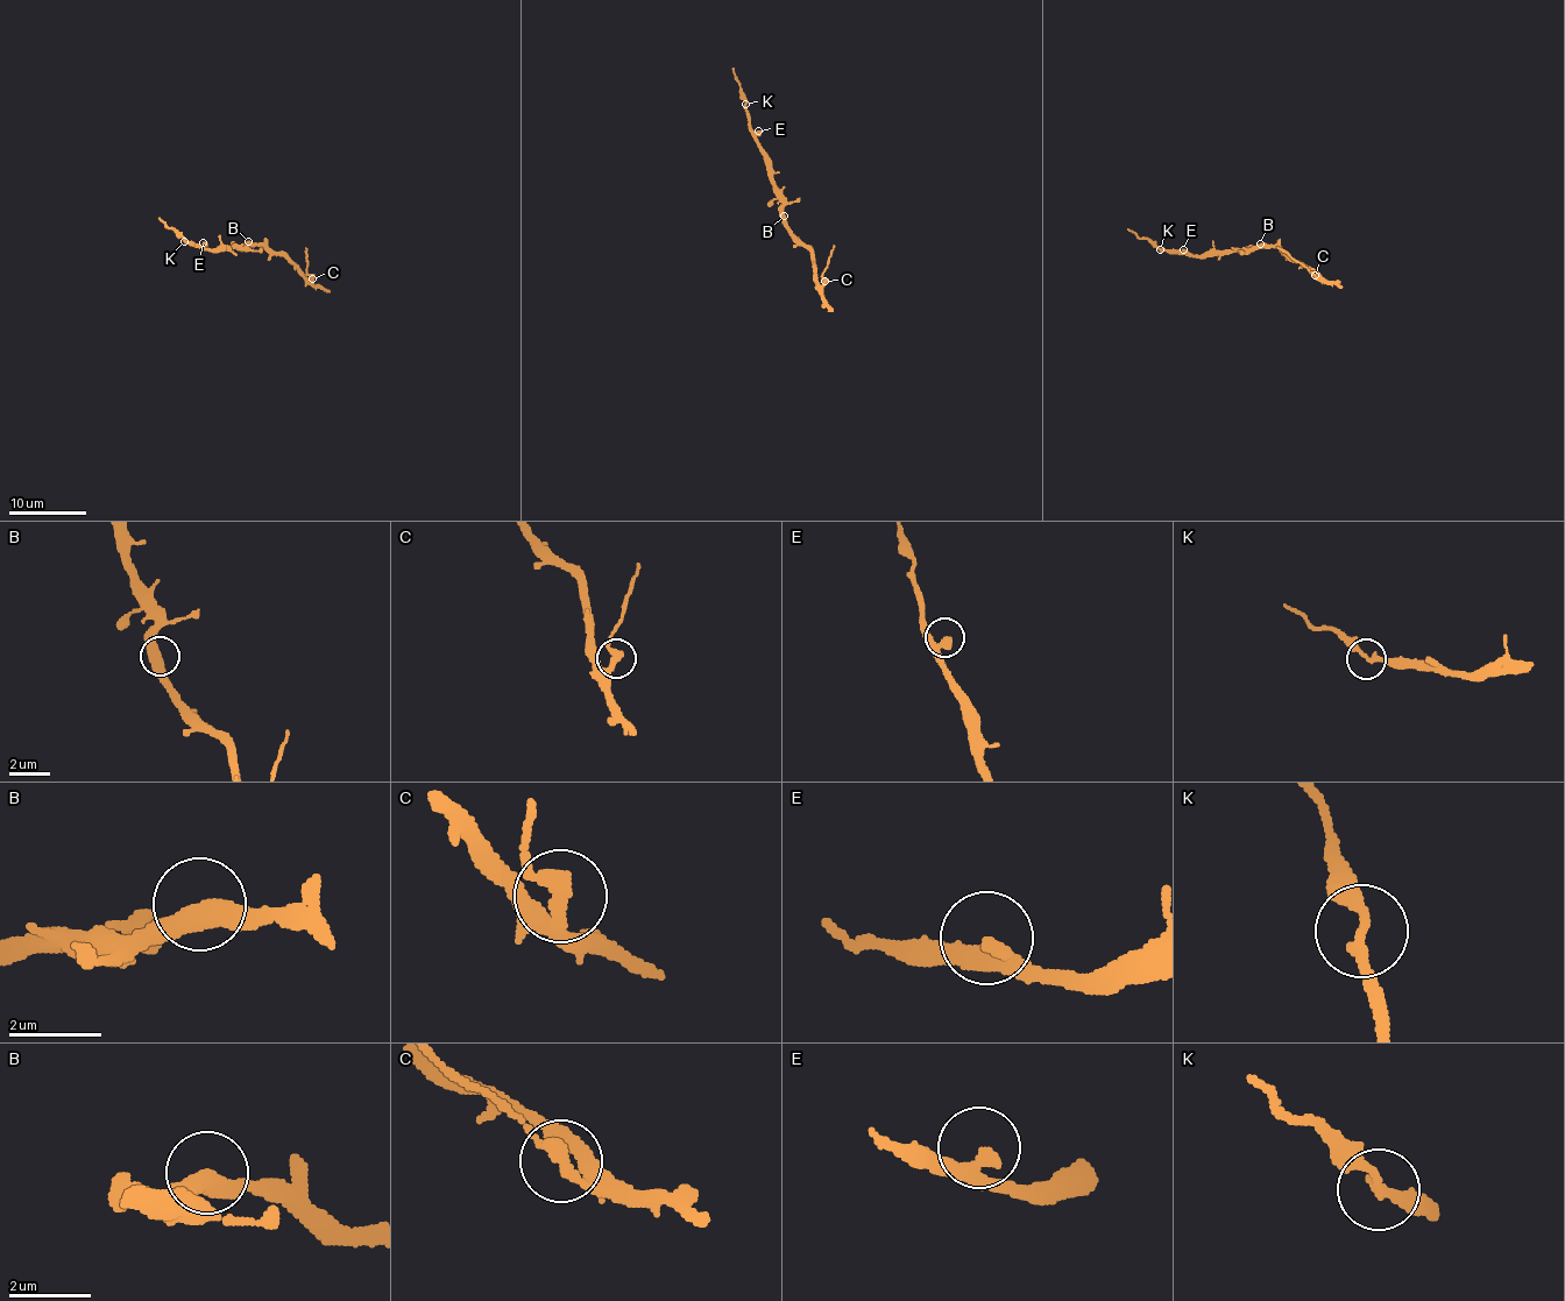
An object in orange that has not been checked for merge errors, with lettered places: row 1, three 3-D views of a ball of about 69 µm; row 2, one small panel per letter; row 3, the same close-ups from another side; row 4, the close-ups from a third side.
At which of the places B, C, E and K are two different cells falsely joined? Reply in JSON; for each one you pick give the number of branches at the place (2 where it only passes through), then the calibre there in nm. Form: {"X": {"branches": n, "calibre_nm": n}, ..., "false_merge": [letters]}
{"C": {"branches": 2, "calibre_nm": 320}, "K": {"branches": 2, "calibre_nm": 200}, "false_merge": ["C", "K"]}

